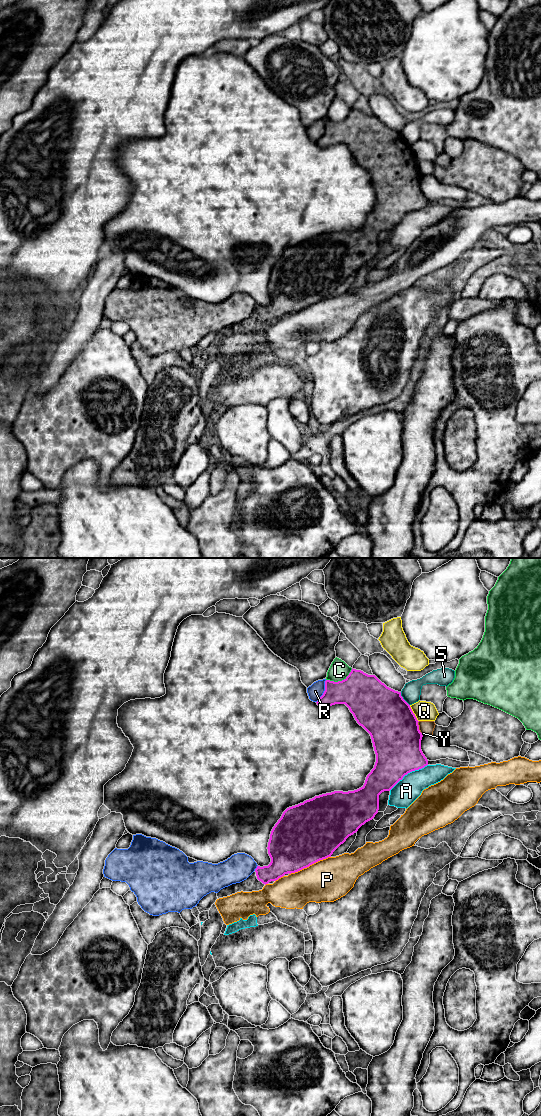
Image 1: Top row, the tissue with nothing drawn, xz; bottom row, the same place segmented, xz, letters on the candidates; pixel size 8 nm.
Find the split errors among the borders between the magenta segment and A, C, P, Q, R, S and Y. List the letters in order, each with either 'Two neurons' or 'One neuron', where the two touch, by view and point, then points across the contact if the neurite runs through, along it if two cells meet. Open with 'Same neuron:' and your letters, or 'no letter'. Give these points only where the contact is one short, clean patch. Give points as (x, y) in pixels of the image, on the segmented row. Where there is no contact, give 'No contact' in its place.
Same neuron: no letter
A: Two neurons. Touches magenta at xz (408, 772)
C: Two neurons. Touches magenta at xz (340, 681)
P: Two neurons. Touches magenta at xz (309, 865)
Q: Two neurons. Touches magenta at xz (413, 713)
R: Two neurons. Touches magenta at xz (324, 691)
S: Two neurons. Touches magenta at xz (403, 699). Boundary: xz (400, 692), (400, 695), (409, 705)
Y: Two neurons. Touches magenta at xz (418, 728)

